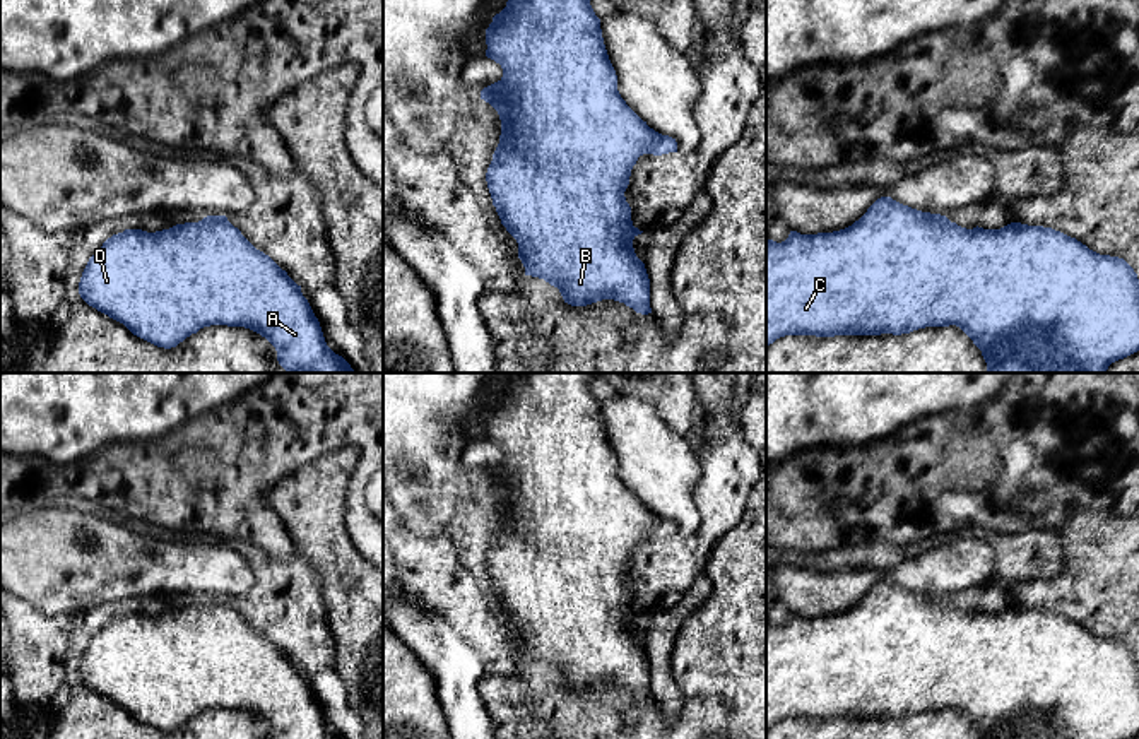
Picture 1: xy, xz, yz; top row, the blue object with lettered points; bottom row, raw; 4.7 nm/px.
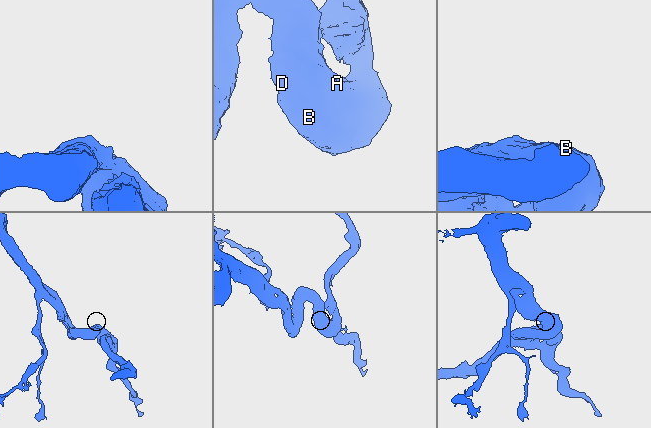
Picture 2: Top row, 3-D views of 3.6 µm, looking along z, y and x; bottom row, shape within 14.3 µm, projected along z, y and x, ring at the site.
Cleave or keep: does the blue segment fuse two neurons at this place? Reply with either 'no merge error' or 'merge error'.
no merge error

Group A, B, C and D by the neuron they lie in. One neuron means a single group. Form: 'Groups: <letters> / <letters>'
Groups: A B C D

